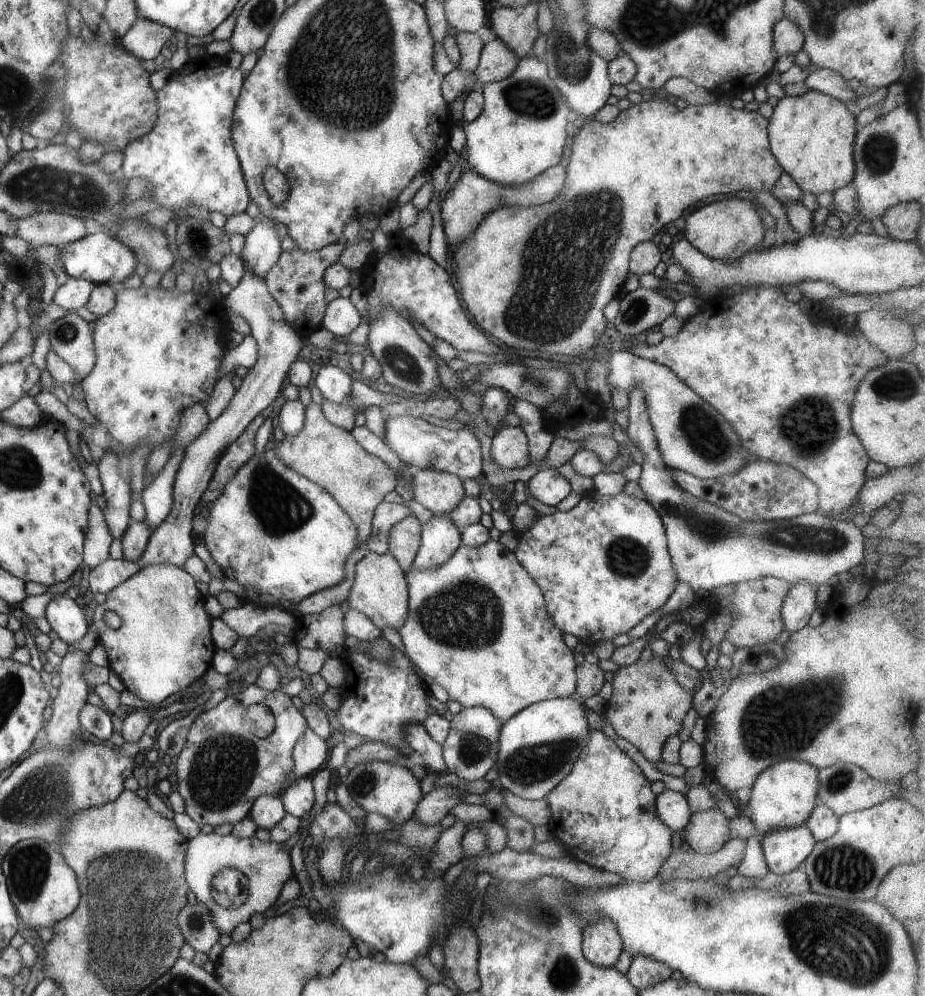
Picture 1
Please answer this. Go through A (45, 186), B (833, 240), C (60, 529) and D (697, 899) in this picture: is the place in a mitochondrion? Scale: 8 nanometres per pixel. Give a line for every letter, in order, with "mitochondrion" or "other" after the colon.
A: mitochondrion
B: other
C: other
D: mitochondrion

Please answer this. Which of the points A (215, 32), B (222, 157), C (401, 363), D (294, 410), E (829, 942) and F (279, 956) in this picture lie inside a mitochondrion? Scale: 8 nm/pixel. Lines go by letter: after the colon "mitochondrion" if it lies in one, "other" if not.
A: other
B: other
C: mitochondrion
D: other
E: mitochondrion
F: other

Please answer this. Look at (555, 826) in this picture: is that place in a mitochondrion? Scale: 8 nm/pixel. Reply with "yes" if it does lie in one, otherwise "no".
no

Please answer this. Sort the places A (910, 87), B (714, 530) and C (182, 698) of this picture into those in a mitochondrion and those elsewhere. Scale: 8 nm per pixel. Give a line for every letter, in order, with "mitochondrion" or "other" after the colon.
A: other
B: mitochondrion
C: other

